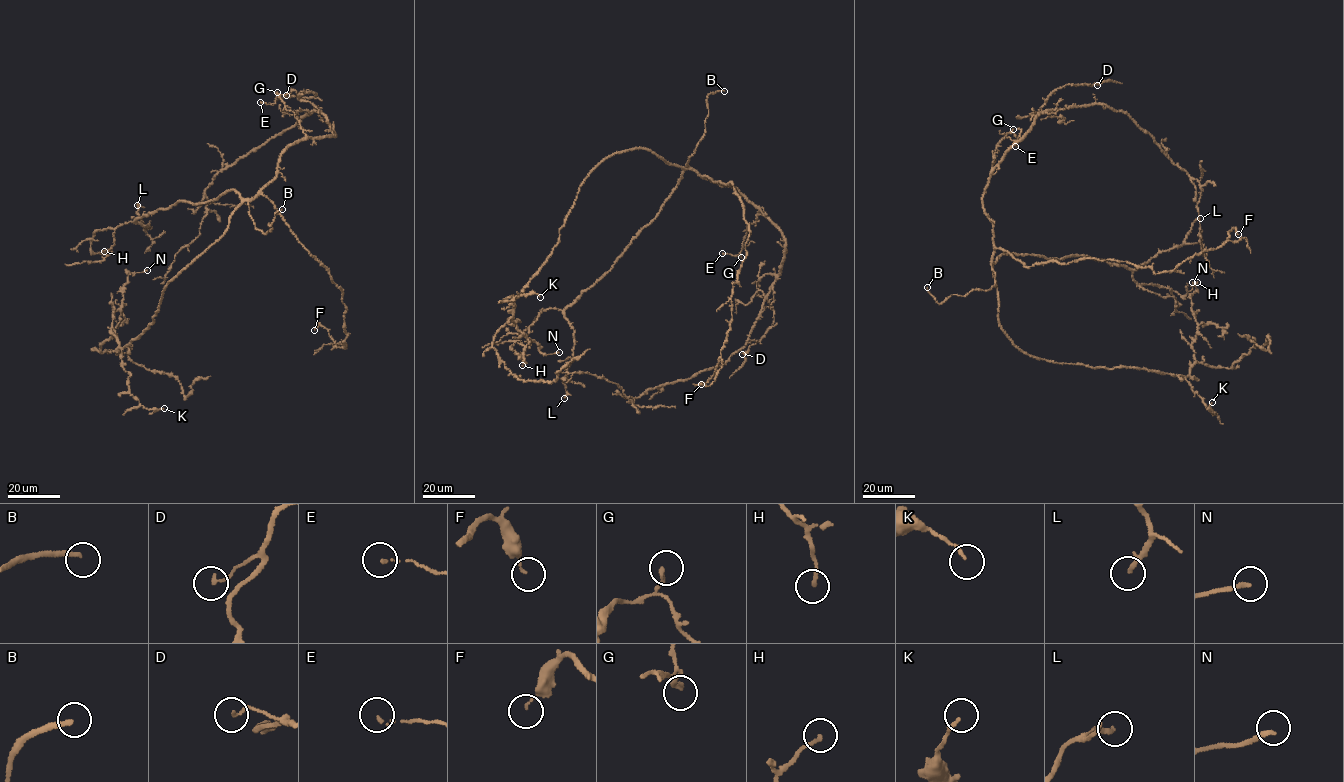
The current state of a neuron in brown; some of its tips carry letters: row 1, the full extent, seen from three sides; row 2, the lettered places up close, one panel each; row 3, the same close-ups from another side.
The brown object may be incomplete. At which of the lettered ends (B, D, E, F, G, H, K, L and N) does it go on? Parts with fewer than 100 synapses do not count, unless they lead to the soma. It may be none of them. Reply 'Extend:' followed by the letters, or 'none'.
Extend: B

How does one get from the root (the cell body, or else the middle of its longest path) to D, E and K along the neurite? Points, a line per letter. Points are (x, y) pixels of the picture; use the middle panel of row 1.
D: (693, 169), (738, 190), (784, 239), (781, 272), (758, 282), (772, 324), (742, 354)
E: (693, 169), (721, 186), (735, 188), (760, 210), (757, 221), (747, 226), (740, 255), (722, 253)
K: (693, 169), (640, 148), (612, 154), (599, 163), (579, 188), (552, 254), (521, 293), (511, 295), (540, 297)

